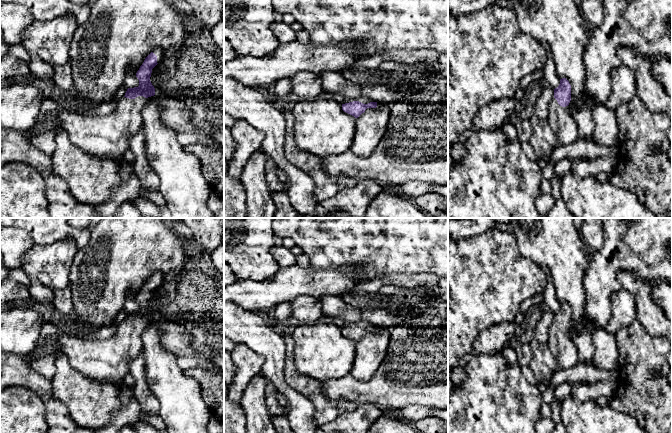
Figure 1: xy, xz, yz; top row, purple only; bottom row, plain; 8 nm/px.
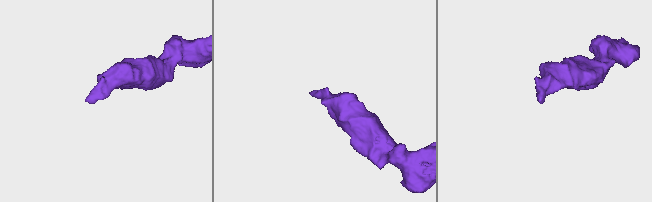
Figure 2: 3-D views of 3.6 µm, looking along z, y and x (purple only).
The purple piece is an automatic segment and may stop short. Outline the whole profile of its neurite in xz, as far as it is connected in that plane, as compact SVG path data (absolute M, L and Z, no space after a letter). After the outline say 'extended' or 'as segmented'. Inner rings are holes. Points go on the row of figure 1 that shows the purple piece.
M367 97L346 98L342 110L358 118L367 108L376 108L377 102L371 102Z | extended

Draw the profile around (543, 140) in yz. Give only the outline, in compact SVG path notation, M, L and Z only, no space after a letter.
M533 115L529 121L533 128L529 143L532 145L536 157L551 161L551 155L559 145L549 119L539 119Z

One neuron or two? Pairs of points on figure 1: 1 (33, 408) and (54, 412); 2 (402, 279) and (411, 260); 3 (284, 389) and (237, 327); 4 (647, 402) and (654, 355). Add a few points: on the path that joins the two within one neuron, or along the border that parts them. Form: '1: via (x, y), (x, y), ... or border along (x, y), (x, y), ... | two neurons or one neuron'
1: border along (33, 392), (45, 406), (47, 422) | two neurons
2: border along (428, 271), (412, 274), (391, 274), (384, 278) | two neurons
3: via (274, 372), (274, 358), (254, 338) | one neuron
4: via (647, 390), (647, 367) | one neuron

